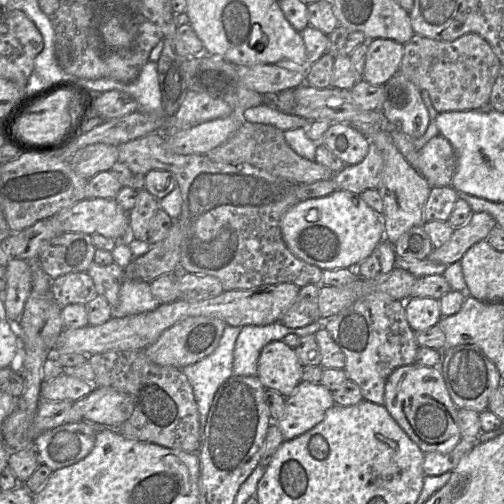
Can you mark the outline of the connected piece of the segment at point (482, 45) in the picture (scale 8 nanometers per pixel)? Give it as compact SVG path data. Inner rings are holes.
M476 33L453 41L438 41L416 35L404 44L399 72L418 89L426 90L438 113L478 110L488 104L501 62L489 43Z

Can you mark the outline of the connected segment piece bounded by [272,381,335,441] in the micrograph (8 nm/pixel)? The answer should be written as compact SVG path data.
M301 382L295 392L286 397L284 416L275 423L285 441L292 440L320 424L326 412L335 405L333 393L321 383Z

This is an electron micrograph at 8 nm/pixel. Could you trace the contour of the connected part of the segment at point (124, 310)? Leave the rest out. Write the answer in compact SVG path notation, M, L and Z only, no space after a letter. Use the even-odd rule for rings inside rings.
M125 279L117 306L112 308L112 317L125 317L156 309L160 305L150 291L150 283Z

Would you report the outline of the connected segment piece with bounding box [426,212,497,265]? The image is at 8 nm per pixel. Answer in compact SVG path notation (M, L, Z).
M474 212L469 220L455 228L450 239L439 248L434 248L426 260L450 265L461 260L474 244L485 240L497 226L495 219L486 212Z

